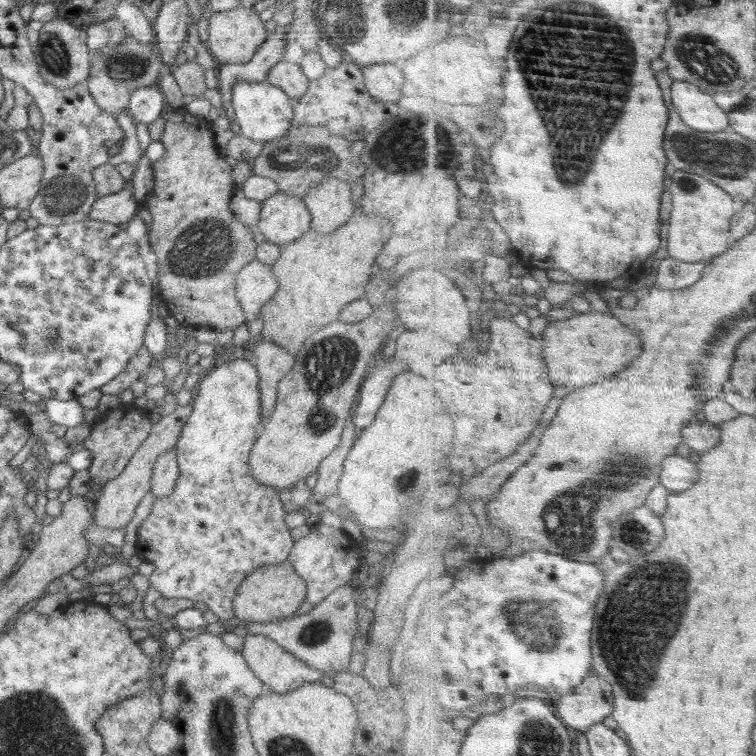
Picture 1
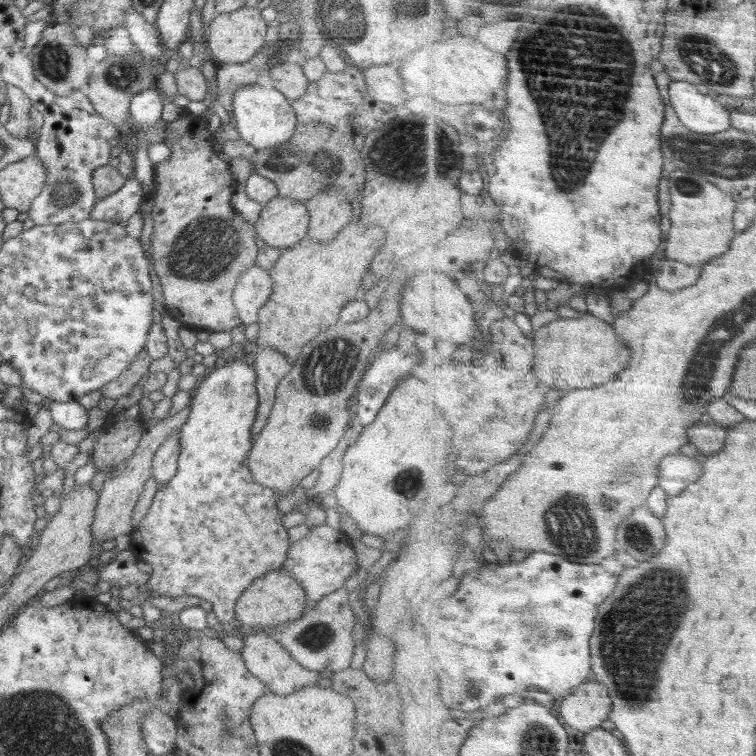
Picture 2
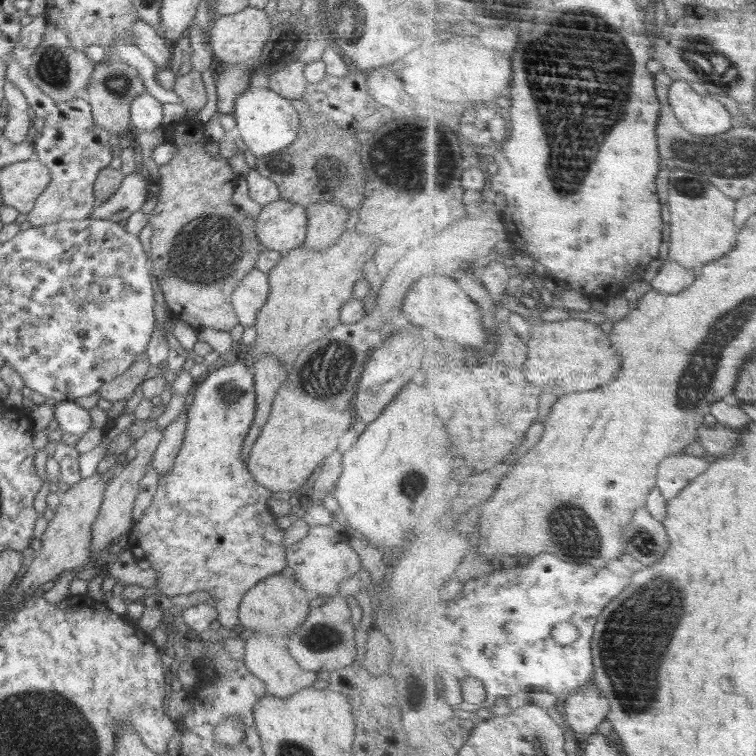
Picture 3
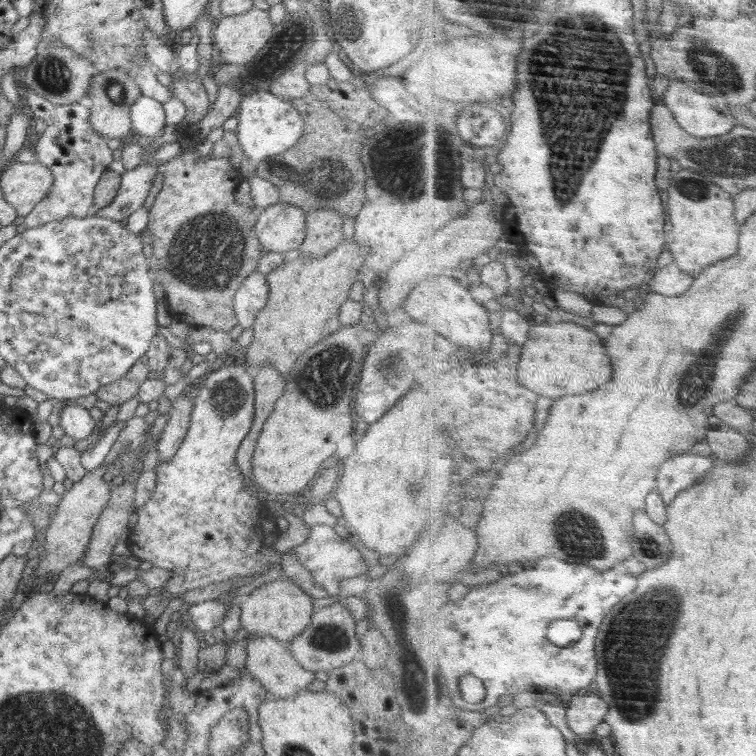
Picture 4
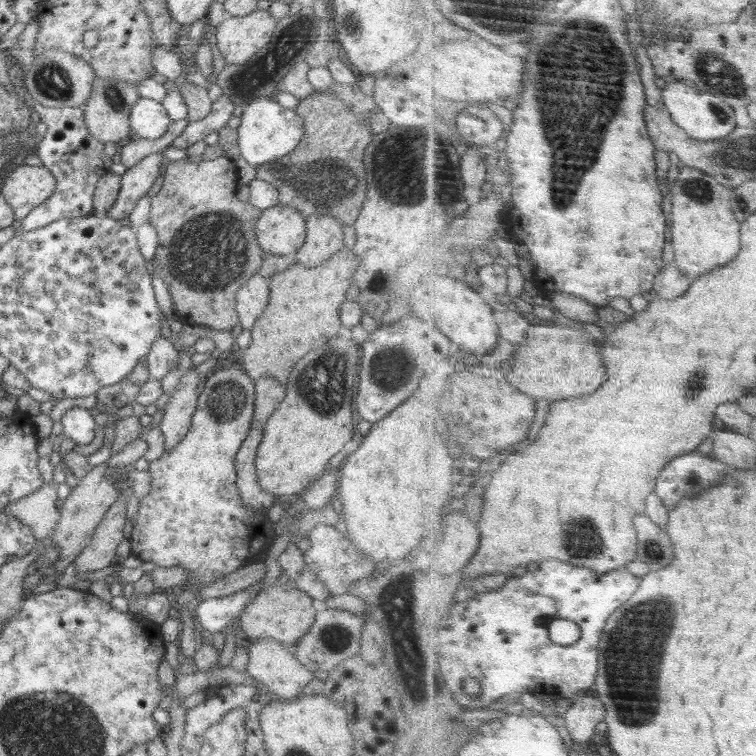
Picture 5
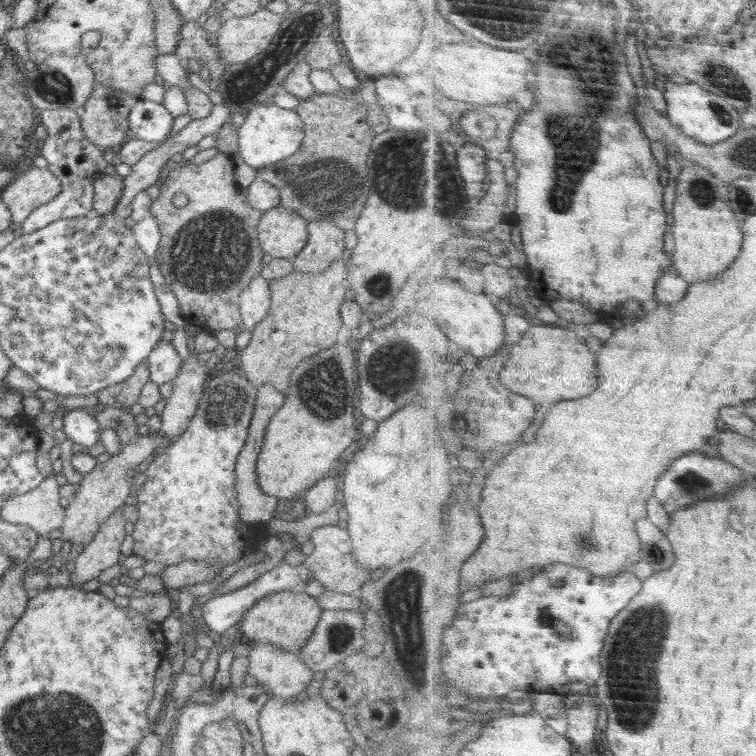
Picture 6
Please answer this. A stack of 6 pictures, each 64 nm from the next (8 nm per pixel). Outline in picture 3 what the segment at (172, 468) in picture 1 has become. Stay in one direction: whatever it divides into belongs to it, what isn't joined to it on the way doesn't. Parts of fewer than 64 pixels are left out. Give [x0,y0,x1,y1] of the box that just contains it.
[151,402,189,475]

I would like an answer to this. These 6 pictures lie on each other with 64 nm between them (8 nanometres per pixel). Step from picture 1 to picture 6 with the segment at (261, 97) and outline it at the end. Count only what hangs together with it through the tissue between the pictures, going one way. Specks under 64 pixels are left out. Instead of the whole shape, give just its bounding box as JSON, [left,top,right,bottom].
[237,102,305,170]

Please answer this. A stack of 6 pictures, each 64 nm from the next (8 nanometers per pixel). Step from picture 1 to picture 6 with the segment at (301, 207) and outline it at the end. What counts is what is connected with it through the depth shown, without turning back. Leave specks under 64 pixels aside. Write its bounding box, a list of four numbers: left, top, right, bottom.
[258,204,307,260]

